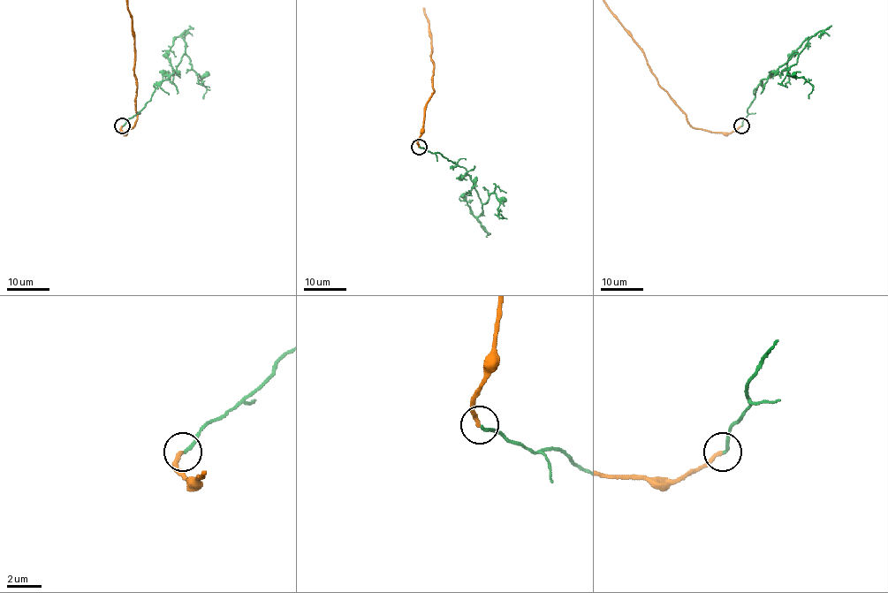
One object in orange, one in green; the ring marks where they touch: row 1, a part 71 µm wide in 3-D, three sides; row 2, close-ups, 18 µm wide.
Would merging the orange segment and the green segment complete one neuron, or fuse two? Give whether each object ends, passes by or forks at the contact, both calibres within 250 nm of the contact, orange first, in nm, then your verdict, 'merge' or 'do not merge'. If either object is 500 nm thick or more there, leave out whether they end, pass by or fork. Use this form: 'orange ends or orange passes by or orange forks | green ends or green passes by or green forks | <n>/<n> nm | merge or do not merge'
orange ends | green ends | 240/170 nm | do not merge

